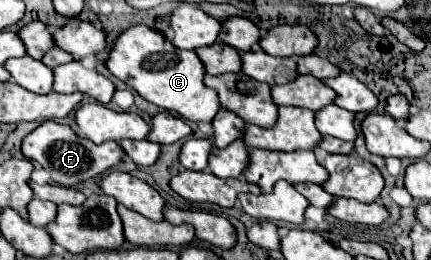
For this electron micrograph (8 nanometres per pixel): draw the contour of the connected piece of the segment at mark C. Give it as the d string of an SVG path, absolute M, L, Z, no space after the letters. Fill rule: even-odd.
M136 24L126 28L116 40L106 58L106 68L112 76L134 88L144 100L174 112L192 122L210 122L220 110L218 94L204 86L204 66L192 50L178 50L170 46L160 32Z

